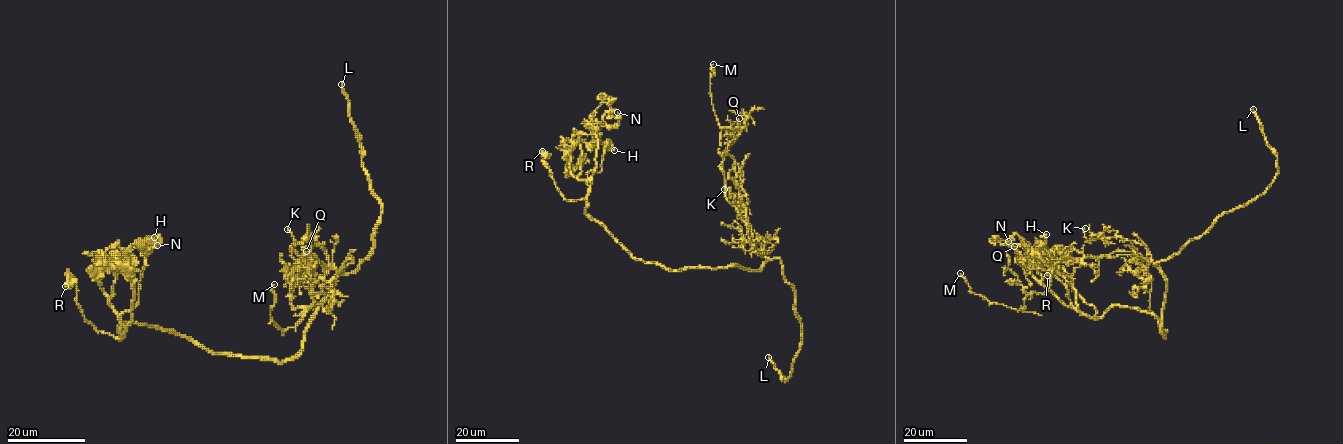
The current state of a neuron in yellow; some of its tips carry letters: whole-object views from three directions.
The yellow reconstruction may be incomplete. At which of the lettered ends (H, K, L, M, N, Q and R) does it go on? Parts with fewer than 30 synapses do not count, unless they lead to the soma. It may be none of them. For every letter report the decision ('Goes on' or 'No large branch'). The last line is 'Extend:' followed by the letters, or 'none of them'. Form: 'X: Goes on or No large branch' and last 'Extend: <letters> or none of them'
H: No large branch
K: No large branch
L: Goes on
M: No large branch
N: No large branch
Q: No large branch
R: No large branch
Extend: L

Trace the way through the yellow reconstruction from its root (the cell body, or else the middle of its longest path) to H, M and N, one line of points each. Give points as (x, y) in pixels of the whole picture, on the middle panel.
H: (737, 265), (667, 270), (635, 258), (595, 222), (585, 211), (587, 173), (601, 170), (607, 141), (614, 150)
M: (737, 265), (758, 270), (766, 258), (756, 249), (727, 154), (739, 130), (721, 128), (713, 109), (713, 64)
N: (737, 265), (667, 270), (646, 263), (586, 213), (596, 165), (593, 136), (600, 126), (614, 126), (617, 112)

